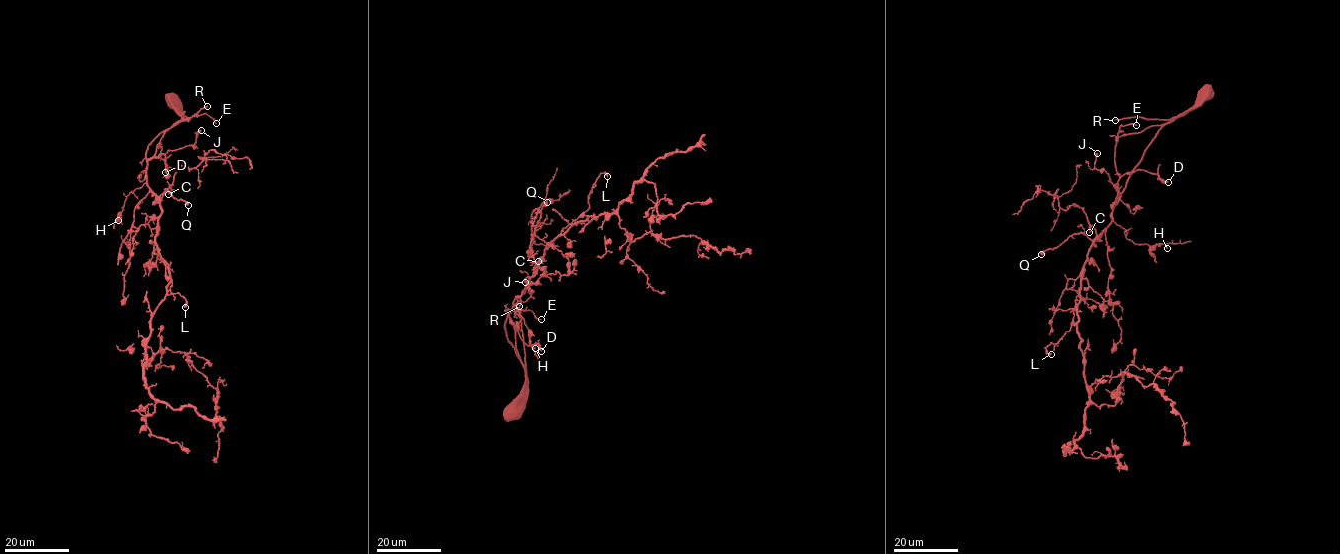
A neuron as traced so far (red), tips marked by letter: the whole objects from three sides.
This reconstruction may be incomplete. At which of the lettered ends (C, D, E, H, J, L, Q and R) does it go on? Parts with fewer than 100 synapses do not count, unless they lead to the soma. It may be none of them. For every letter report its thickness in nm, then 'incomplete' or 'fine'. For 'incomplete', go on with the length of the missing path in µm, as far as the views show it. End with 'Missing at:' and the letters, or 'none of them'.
C: calibre 120 nm; fine
D: calibre 240 nm; fine
E: calibre 170 nm; fine
H: calibre 180 nm; fine
J: calibre 400 nm; fine
L: calibre 440 nm; fine
Q: calibre 550 nm; fine
R: calibre 180 nm; fine
Missing at: none of them

